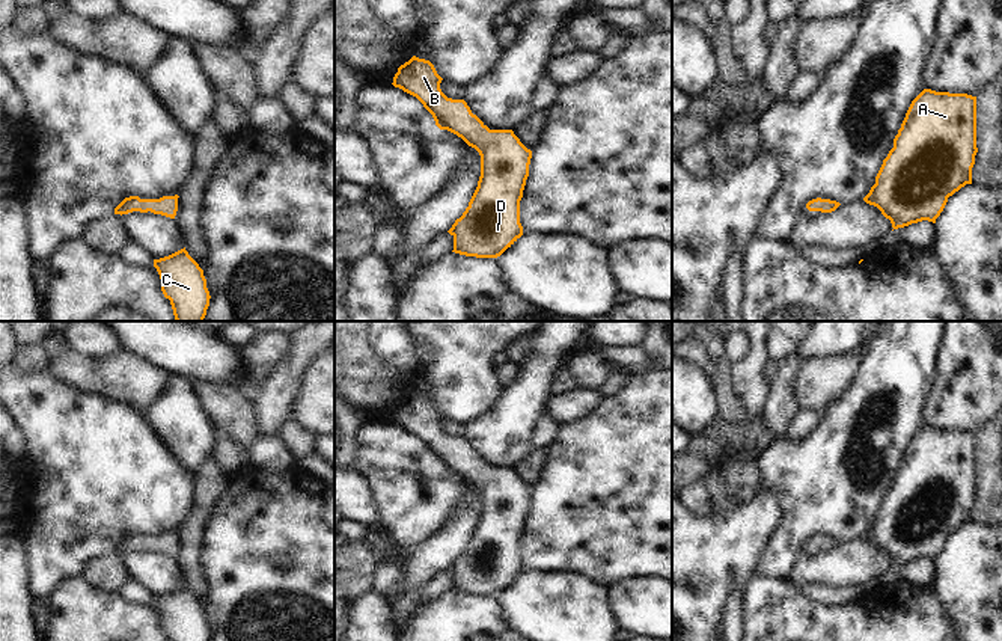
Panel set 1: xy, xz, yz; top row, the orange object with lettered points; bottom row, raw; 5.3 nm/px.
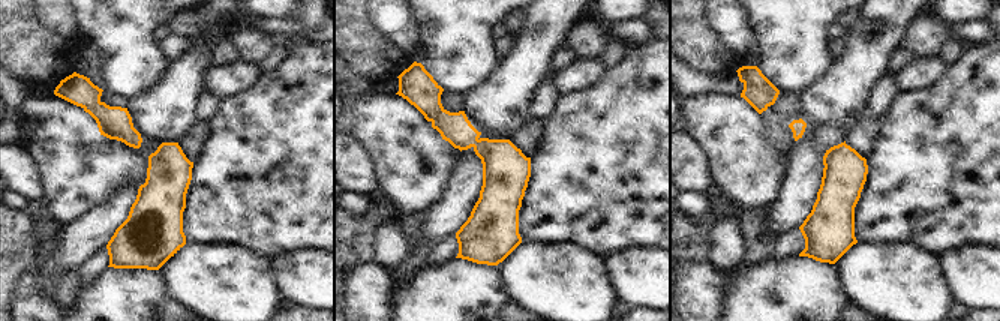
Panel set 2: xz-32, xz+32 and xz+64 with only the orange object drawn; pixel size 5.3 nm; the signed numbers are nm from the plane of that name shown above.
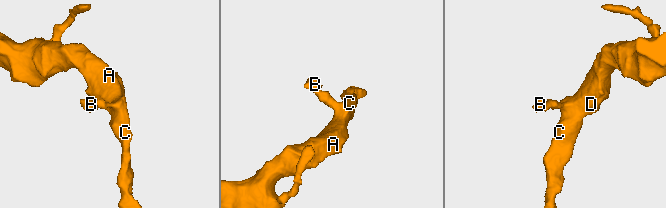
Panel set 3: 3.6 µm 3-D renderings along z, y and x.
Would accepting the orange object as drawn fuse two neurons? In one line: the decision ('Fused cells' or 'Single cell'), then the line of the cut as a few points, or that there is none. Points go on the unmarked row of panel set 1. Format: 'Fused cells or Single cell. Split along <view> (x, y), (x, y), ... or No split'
Single cell. No split

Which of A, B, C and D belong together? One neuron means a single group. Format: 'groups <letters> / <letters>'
groups A B C D

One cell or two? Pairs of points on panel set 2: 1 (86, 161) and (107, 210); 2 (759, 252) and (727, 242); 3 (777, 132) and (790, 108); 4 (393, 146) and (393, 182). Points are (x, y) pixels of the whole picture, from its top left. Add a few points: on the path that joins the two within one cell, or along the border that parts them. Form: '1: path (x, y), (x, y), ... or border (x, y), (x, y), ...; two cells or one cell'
1: border (135, 186), (116, 191), (107, 200), (72, 219); two cells
2: border (738, 219), (744, 255), (729, 270); two cells
3: path (777, 126), (777, 122), (784, 114); one cell
4: path (396, 155), (396, 173); one cell

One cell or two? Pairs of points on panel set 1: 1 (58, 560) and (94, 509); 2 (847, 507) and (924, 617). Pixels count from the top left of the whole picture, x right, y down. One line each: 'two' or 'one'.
1: one
2: two

